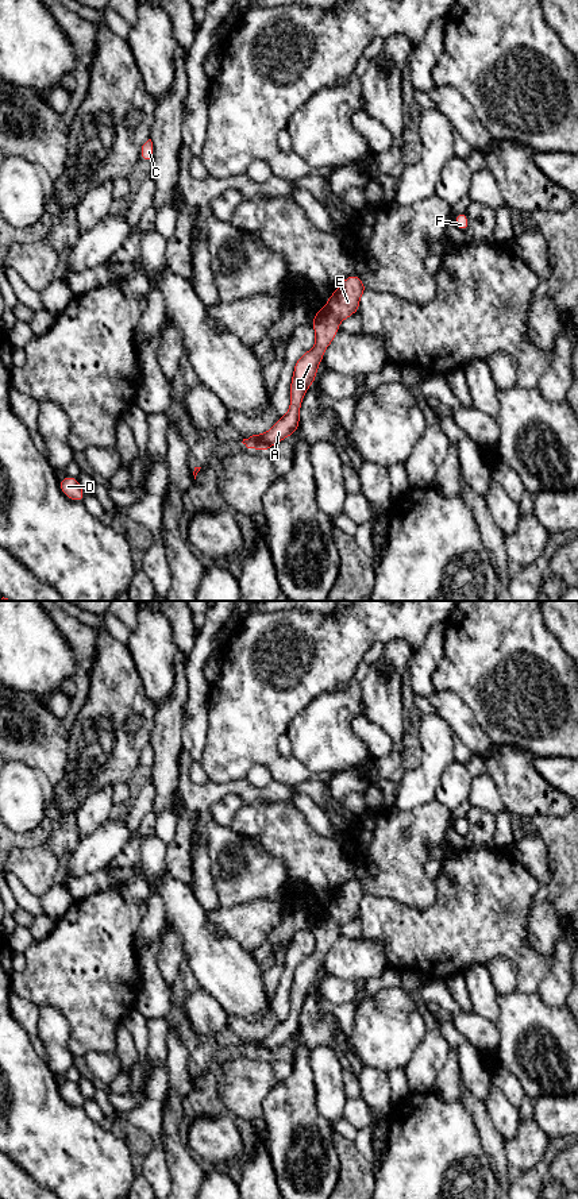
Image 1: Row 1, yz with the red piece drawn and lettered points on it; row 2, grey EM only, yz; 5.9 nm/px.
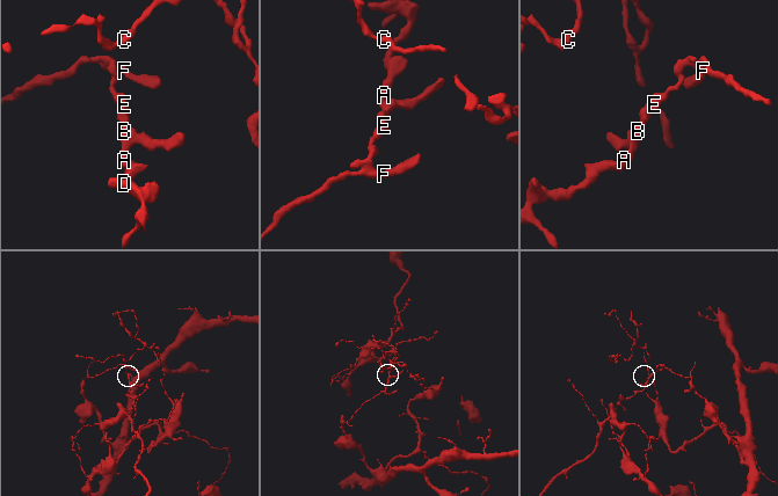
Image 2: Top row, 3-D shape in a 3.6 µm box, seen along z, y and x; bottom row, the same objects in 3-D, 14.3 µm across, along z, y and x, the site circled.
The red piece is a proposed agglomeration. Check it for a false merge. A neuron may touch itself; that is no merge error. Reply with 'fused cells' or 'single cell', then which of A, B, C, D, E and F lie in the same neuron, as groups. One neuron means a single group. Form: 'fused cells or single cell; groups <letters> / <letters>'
fused cells; groups A B D / C E F

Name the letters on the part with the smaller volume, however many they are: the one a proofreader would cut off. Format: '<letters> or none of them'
A, B, D

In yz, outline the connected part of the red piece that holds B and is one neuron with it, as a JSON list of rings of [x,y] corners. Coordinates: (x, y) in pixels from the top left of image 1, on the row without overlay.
[[[327,913],[316,915],[311,930],[315,934],[315,952],[304,957],[294,969],[290,986],[290,1011],[284,1022],[280,1022],[274,1030],[262,1040],[253,1040],[243,1044],[247,1053],[269,1056],[275,1048],[292,1041],[300,1029],[300,1014],[304,999],[315,987],[319,968],[324,957],[339,937],[339,924]]]

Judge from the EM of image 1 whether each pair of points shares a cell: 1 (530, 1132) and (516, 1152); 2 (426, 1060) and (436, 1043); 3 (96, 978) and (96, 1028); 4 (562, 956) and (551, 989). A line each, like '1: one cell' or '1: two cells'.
1: one cell
2: one cell
3: one cell
4: one cell

